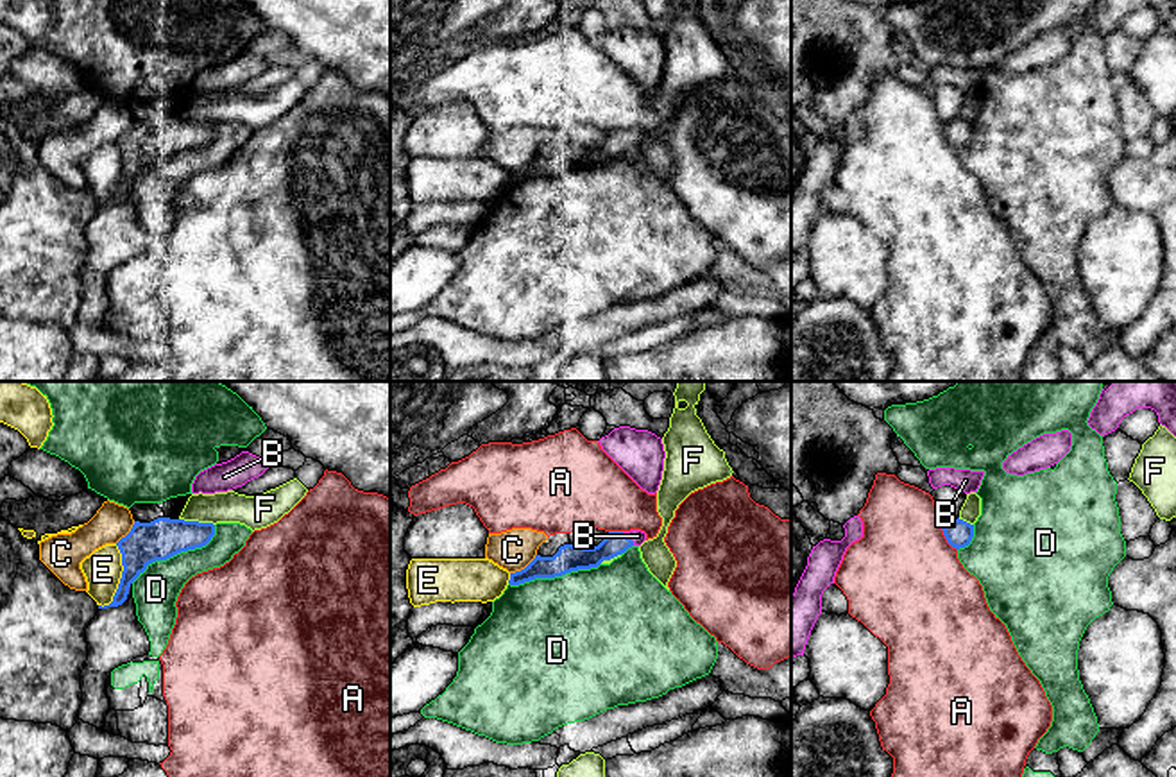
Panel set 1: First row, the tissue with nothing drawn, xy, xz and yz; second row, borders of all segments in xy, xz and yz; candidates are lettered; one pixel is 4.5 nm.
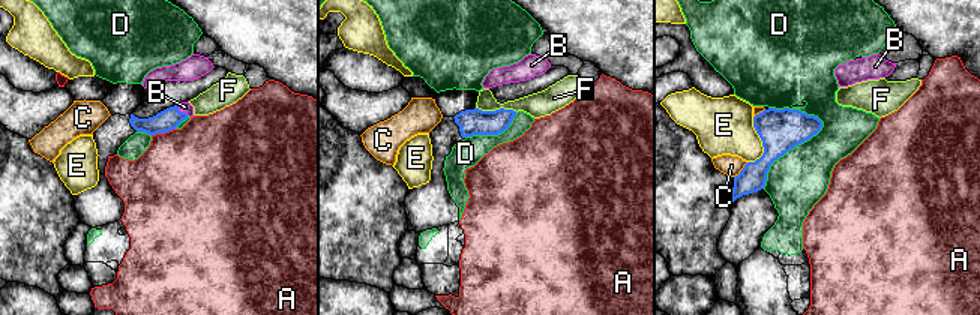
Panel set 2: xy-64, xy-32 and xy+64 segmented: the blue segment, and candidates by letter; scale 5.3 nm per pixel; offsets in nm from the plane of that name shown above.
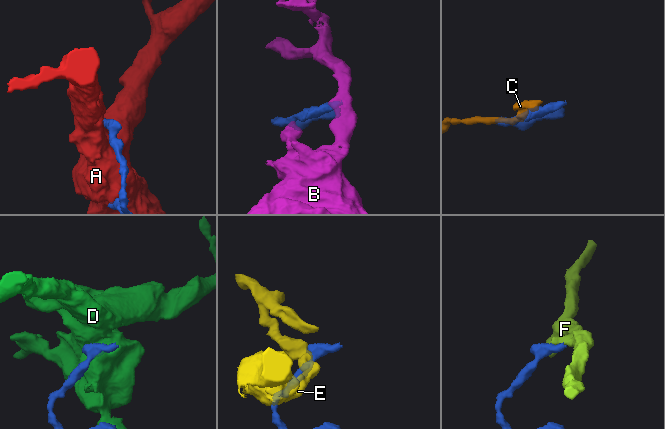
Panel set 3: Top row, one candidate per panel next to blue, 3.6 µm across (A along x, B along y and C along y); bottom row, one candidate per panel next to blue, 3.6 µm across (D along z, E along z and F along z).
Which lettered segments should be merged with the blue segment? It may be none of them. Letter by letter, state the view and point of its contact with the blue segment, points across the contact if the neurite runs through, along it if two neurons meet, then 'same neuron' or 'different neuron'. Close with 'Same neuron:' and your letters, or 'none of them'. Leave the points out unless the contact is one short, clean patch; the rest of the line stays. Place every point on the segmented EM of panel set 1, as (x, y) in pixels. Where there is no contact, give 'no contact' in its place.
A: yz (945, 537) | different neuron
B: xz (629, 537) | across xz (577, 557), (593, 557), (629, 537), (638, 536) | same neuron
C: xz (525, 568) | different neuron
D: xy (178, 552) | different neuron
E: xy (122, 577) | along xy (115, 545), (120, 554), (122, 577), (113, 598), (102, 607) | different neuron
F: xy (197, 521) | along xy (179, 518), (213, 525) | different neuron
Same neuron: B

